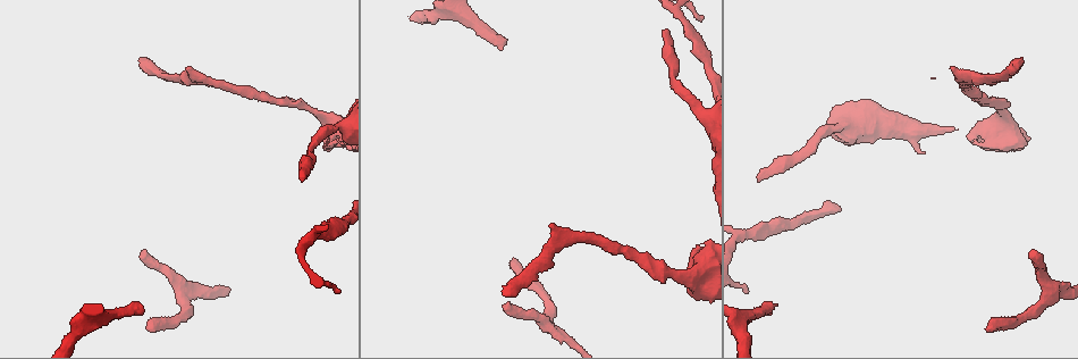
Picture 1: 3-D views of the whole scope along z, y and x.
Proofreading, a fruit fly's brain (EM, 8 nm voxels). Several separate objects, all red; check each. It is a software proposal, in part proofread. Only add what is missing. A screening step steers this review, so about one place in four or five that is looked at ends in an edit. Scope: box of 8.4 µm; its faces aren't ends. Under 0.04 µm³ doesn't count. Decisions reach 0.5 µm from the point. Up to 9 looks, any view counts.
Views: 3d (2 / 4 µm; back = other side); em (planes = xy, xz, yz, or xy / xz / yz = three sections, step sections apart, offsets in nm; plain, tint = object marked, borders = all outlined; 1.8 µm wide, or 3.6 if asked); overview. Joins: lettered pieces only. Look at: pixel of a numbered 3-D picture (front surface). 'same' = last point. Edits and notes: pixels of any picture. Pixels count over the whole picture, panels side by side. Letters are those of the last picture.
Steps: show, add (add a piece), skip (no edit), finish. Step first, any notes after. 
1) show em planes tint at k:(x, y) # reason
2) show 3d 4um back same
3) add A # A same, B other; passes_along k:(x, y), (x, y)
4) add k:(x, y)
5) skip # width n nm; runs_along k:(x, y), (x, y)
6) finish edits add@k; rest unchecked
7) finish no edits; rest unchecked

show 3d 2um at 1:(153, 329) # an open end

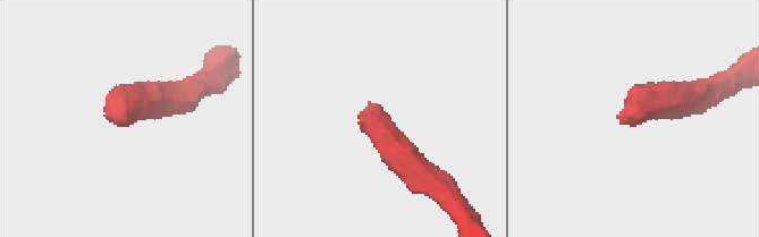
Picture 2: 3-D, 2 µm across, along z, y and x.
show em planes borders at 2:(368, 103) # need the tissue

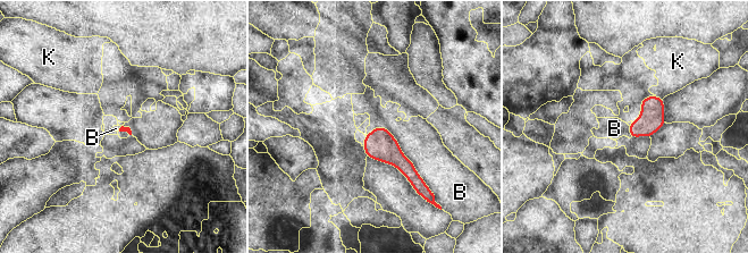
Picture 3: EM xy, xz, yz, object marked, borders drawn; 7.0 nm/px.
skip # longest_contact B 600 nm; B other, K other; none of them fits

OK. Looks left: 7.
show 3d 4um at 1:(506, 304) # free end

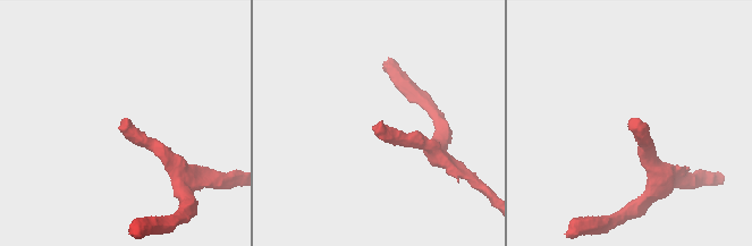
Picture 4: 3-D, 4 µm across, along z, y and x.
show em planes plain at 4:(380, 125)

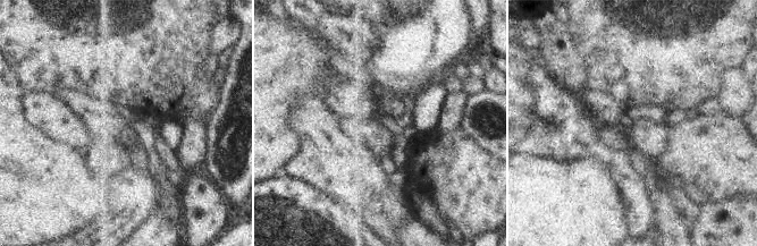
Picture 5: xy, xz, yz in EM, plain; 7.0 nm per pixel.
show em planes borders same # what lies round it

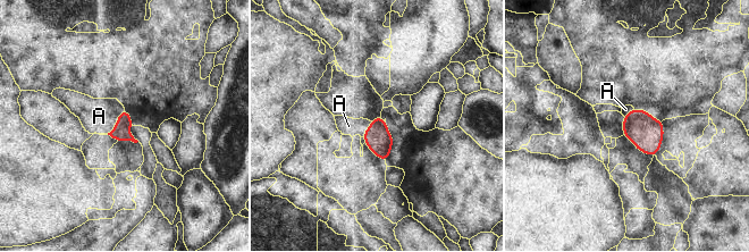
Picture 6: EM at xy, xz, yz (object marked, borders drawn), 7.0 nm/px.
add A # A same; passes_along 6:(120, 133), (116, 122), (99, 116); it goes on there

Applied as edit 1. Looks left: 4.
show em xz step 16 tint at 1:(187, 69) # free end

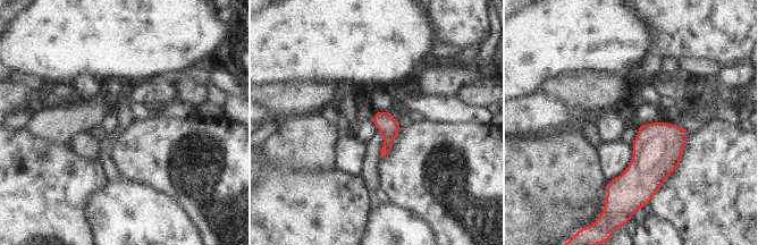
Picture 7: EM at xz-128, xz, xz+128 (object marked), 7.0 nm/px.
show em xz step 16 borders same # see the neighbours

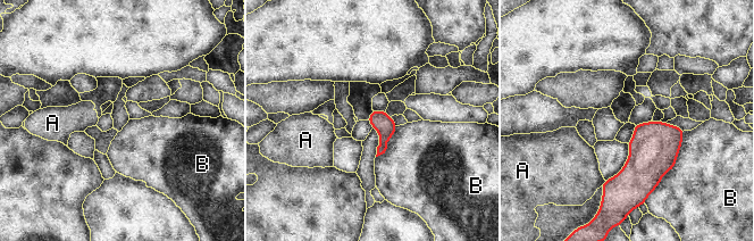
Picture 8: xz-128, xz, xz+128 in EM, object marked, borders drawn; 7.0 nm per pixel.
skip # A other, B other; border 8:(685, 131), (676, 165), (648, 194); none of them fits

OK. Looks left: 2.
show em xz step 4 tint at 1:(758, 180) # long arm stops here

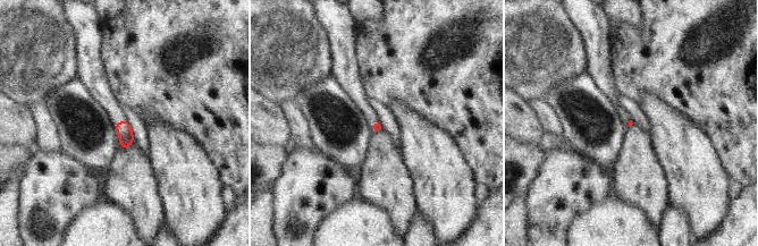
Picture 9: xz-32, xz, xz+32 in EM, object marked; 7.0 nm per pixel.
show em planes borders same

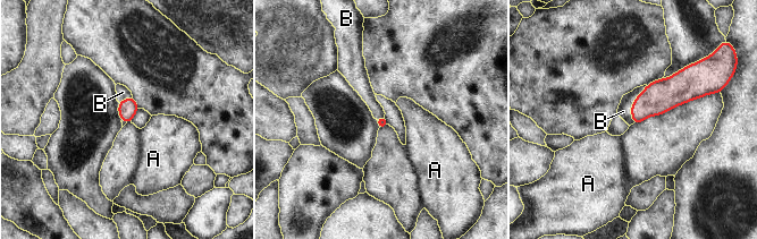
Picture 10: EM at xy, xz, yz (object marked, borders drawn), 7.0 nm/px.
add B # longest_contact A 600 nm; A other, B same; passes_along 10:(658, 97), (632, 104), (623, 111); the neuron continues

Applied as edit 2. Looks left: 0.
finish edits add@6, add@10; rest unchecked

